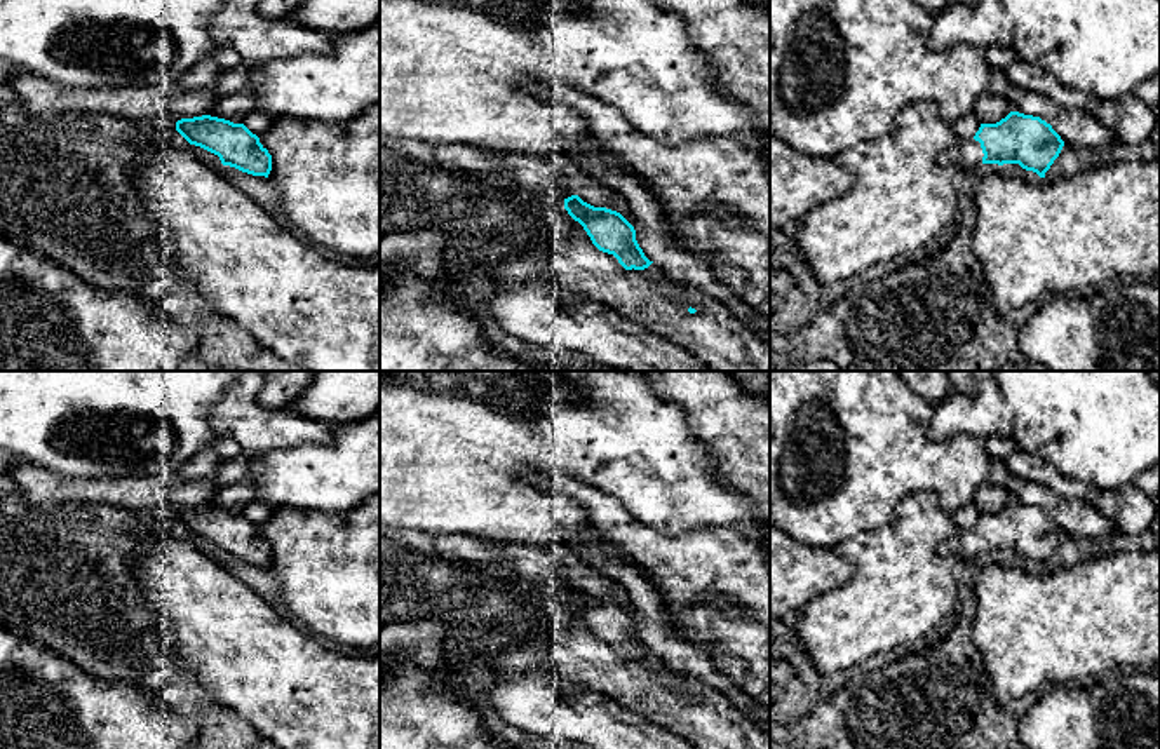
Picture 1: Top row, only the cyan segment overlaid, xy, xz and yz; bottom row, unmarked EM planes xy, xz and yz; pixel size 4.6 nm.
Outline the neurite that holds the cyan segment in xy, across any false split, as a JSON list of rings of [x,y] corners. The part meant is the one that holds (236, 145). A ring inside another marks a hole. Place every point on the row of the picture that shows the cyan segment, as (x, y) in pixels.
[[[202,115],[178,120],[176,131],[190,145],[218,155],[223,165],[265,178],[272,171],[272,155],[244,124]]]

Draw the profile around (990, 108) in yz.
[[[986,92],[975,103],[974,113],[981,124],[996,124],[1005,118],[1012,110],[1012,105],[1005,96]]]

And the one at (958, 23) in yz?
[[[974,0],[972,5],[954,2],[934,16],[932,31],[928,44],[934,51],[960,44],[1010,47],[1014,42],[1014,23],[1002,0]]]

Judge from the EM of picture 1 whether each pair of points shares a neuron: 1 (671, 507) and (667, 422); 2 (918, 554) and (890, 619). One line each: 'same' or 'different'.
1: same
2: same

